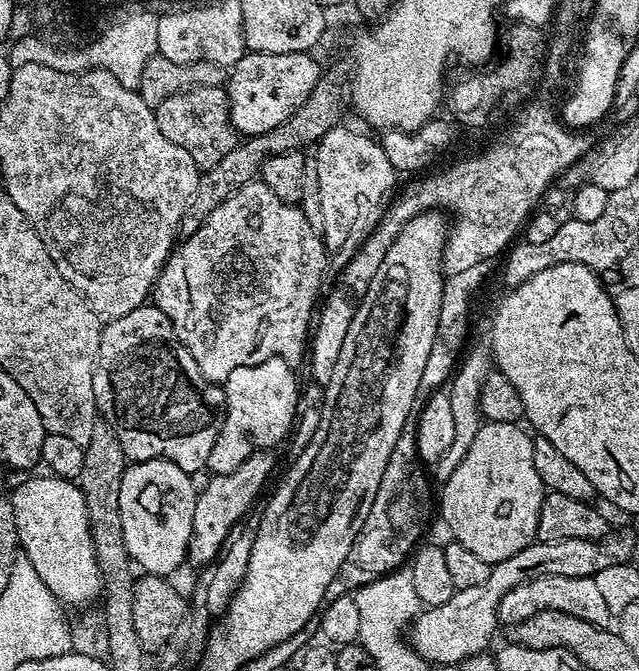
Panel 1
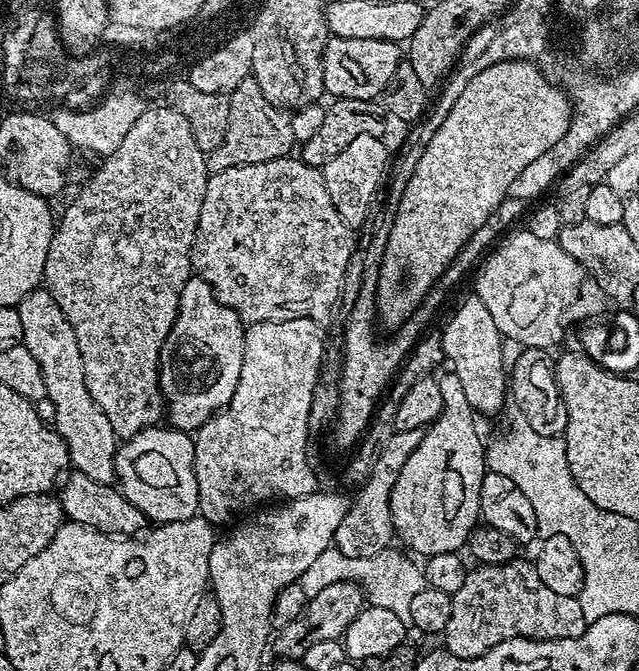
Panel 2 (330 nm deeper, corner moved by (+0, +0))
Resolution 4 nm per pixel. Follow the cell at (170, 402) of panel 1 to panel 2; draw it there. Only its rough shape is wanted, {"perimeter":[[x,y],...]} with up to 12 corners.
{"perimeter":[[195,274],[160,351],[166,420],[234,398],[245,321]]}

